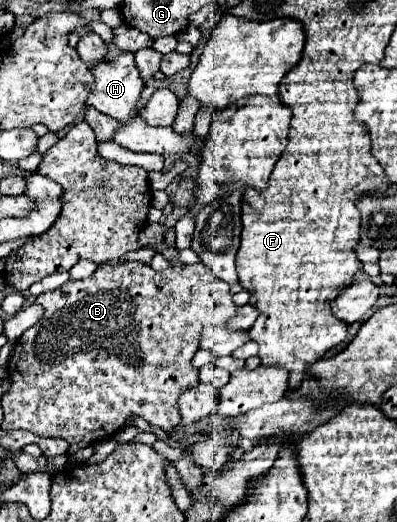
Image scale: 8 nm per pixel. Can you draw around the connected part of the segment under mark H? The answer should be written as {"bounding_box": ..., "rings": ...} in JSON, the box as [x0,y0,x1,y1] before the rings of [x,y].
{"bounding_box":[88,53,144,123],"rings":[[[122,53],[114,61],[100,63],[98,69],[92,69],[92,75],[94,75],[94,91],[88,99],[88,105],[92,105],[100,113],[106,113],[106,115],[110,115],[122,123],[140,115],[140,109],[136,109],[136,103],[142,95],[144,81],[142,81],[140,71],[134,63],[134,53]]]}

